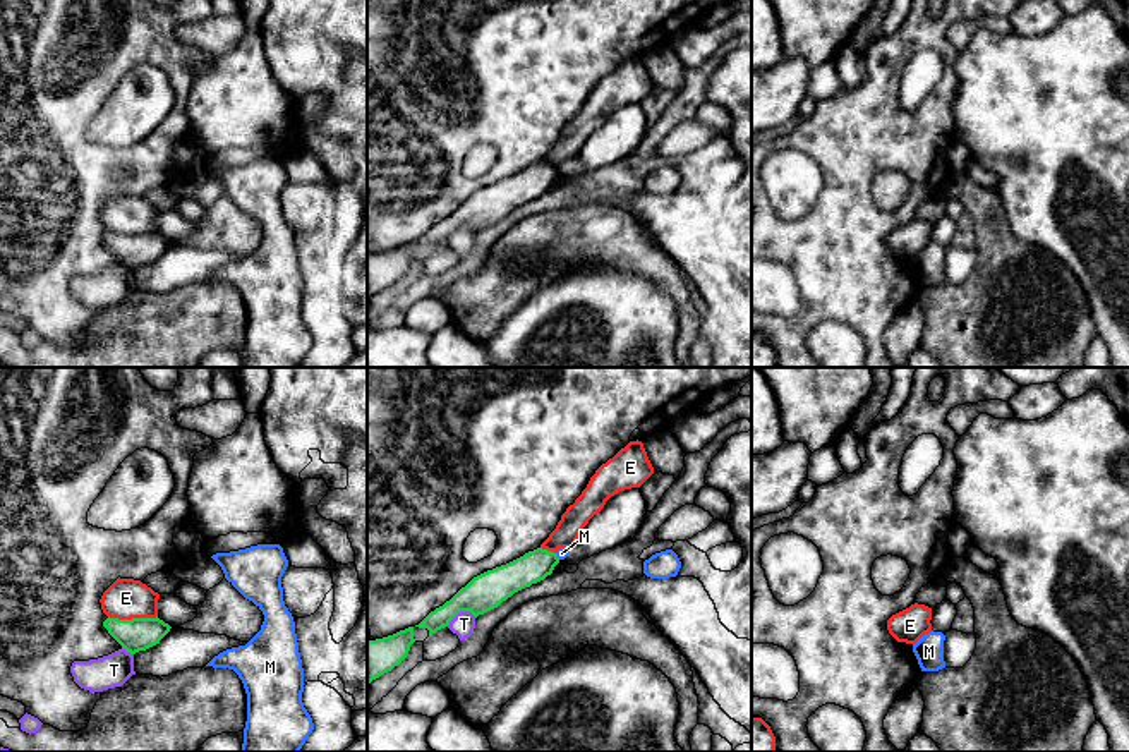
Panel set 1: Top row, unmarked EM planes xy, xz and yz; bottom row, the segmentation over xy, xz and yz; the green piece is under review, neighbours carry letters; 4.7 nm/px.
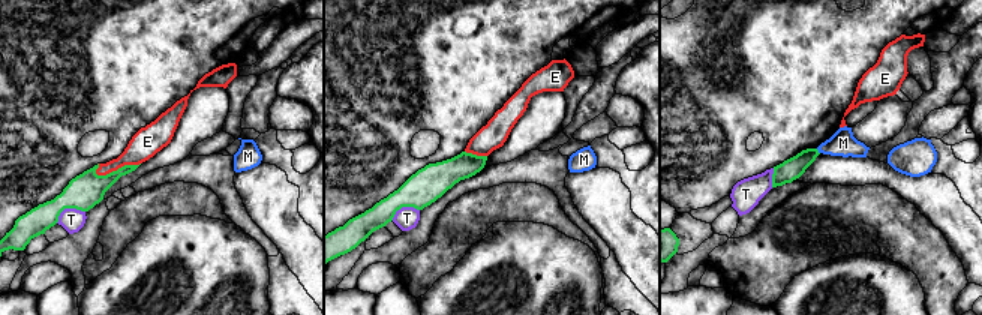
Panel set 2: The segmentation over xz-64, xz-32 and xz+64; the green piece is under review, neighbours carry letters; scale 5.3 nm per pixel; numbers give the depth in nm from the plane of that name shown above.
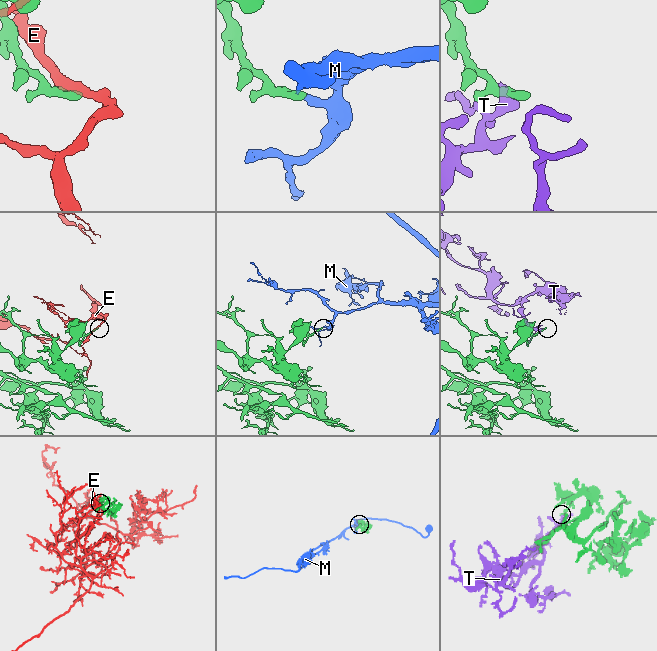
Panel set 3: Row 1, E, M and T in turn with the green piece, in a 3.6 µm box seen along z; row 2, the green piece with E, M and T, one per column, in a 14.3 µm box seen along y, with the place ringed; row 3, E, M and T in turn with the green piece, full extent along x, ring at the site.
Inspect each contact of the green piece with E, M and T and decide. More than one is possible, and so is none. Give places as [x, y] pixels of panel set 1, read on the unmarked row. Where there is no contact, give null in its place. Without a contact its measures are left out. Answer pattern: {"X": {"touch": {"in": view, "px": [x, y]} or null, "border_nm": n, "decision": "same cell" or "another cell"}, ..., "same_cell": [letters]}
{"E": {"touch": {"in": "xy", "px": [132, 234]}, "border_nm": 240, "decision": "another cell"}, "M": {"touch": {"in": "xz", "px": [556, 172]}, "border_nm": 40, "decision": "another cell"}, "T": {"touch": {"in": "xz", "px": [460, 225]}, "border_nm": 150, "decision": "another cell"}, "same_cell": []}

